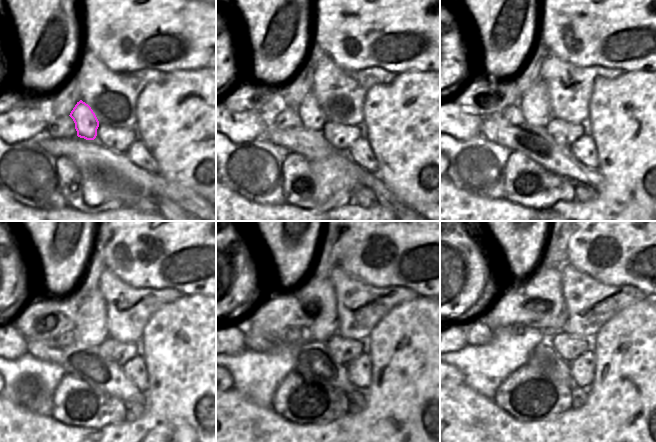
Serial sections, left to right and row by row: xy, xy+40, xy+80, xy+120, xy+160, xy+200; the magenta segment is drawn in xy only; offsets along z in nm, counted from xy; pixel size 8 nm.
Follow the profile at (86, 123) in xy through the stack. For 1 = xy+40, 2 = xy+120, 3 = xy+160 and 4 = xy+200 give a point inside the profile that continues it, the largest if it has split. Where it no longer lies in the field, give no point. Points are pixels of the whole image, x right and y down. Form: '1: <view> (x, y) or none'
1: xy+40 (312, 117)
2: xy+120 (89, 314)
3: xy+160 (315, 306)
4: xy+200 (539, 297)

